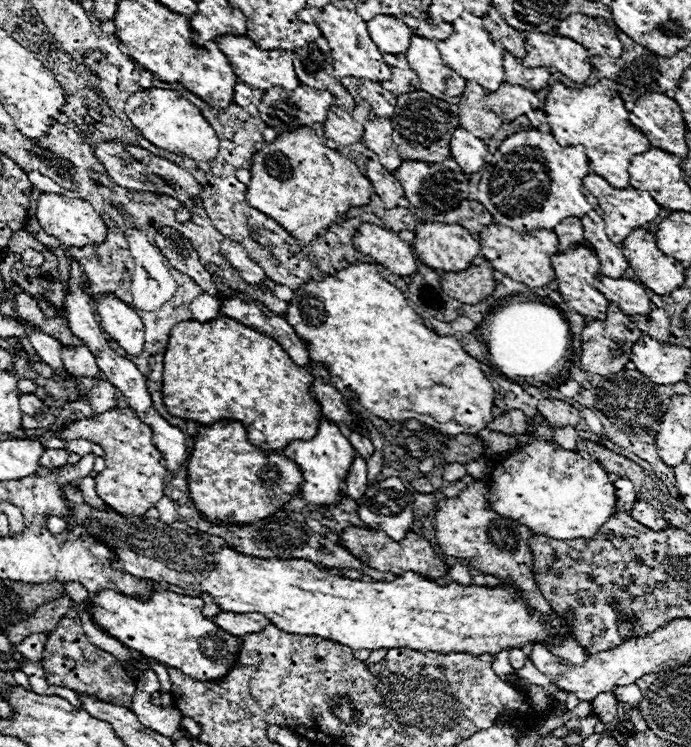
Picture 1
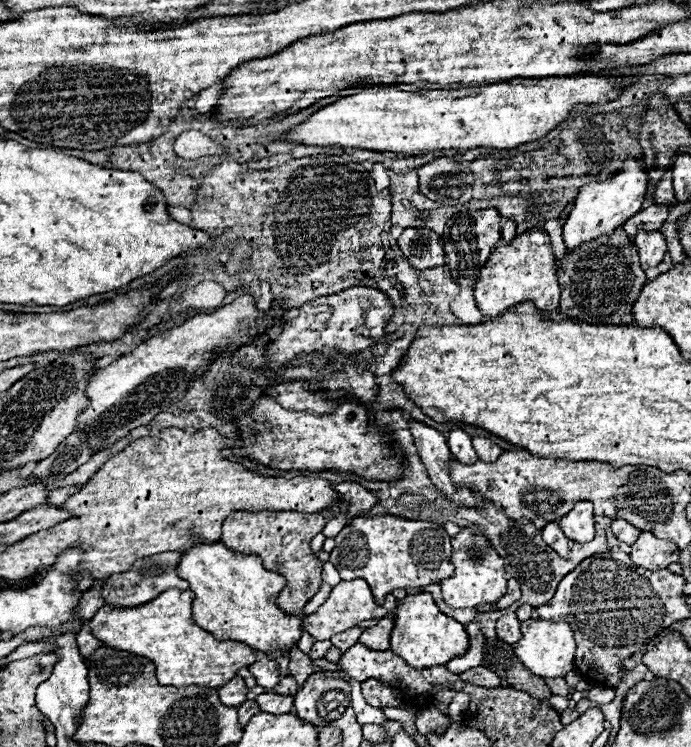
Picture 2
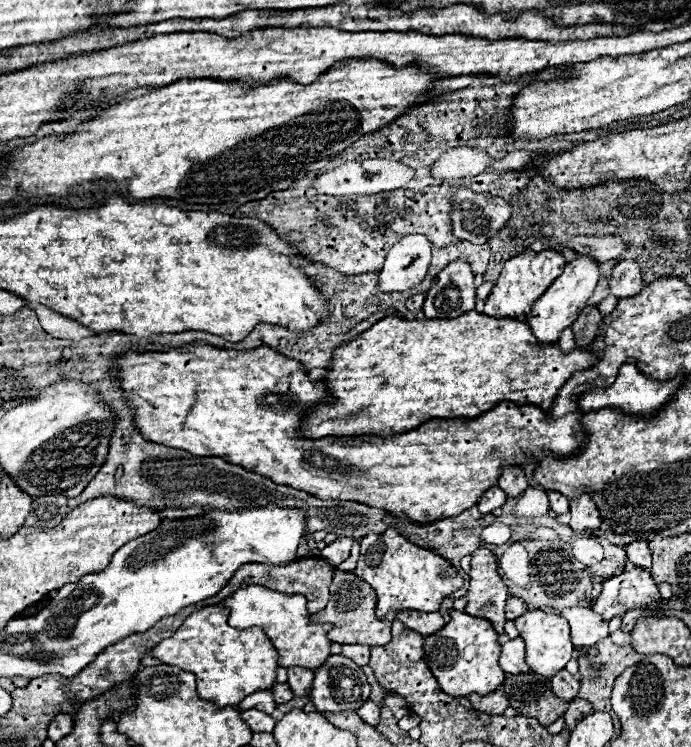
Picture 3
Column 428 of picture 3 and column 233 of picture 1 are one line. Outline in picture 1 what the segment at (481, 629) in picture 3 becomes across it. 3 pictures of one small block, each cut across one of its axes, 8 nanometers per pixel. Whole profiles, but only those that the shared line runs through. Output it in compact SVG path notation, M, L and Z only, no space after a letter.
M106 590L92 600L92 618L126 648L138 650L164 666L178 668L194 680L220 680L238 662L242 640L224 632L202 614L204 600L178 596L174 592L154 592L148 602Z

